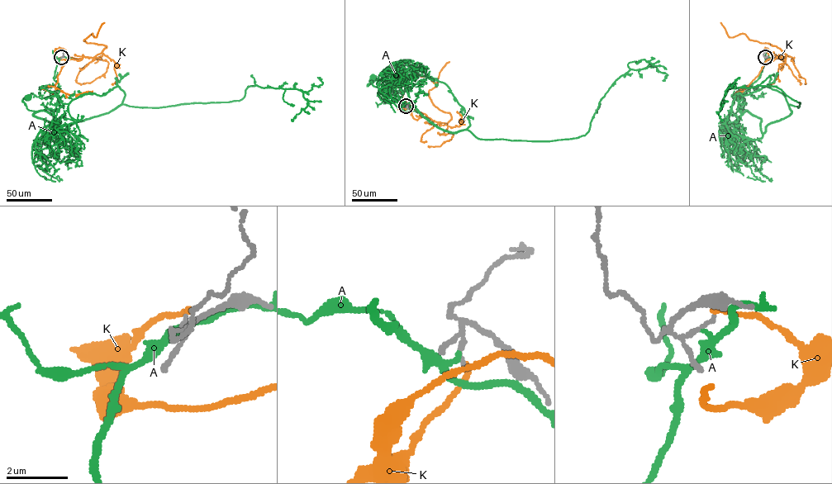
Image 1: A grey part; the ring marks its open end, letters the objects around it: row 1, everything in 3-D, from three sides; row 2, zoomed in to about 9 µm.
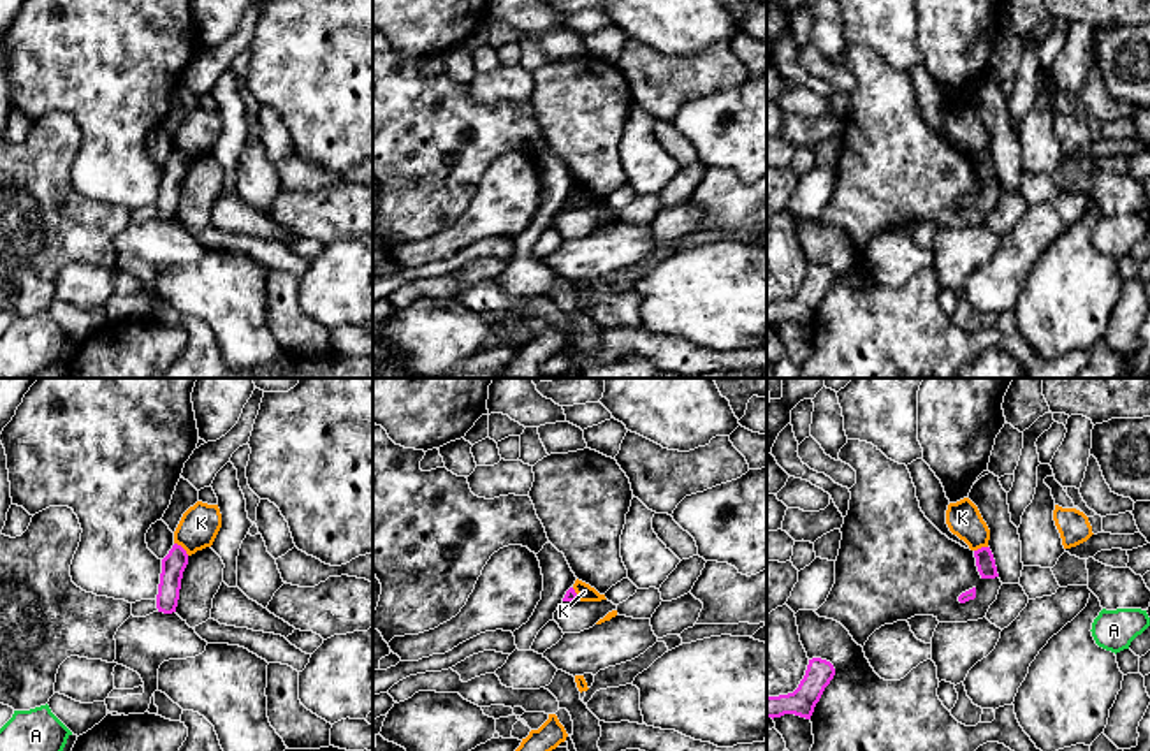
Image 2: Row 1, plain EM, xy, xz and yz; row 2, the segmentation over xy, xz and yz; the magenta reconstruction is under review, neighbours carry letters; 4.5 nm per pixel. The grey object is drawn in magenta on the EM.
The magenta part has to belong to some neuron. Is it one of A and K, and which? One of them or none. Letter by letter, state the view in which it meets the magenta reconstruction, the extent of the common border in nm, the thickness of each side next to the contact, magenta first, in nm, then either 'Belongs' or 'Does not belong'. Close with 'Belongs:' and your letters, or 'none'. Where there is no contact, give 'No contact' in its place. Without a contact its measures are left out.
A: No contact. Does not belong
K: Touches magenta in xy. Shared border 90 nm. Thickness 110 nm (magenta) against 180 nm. Does not belong
Belongs: none

